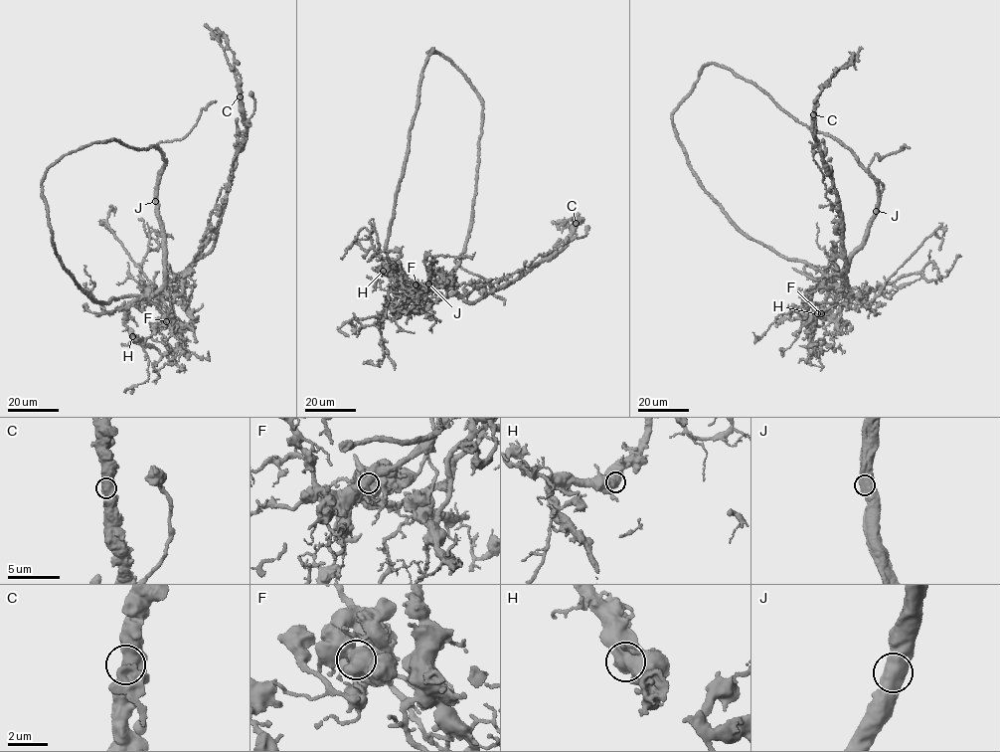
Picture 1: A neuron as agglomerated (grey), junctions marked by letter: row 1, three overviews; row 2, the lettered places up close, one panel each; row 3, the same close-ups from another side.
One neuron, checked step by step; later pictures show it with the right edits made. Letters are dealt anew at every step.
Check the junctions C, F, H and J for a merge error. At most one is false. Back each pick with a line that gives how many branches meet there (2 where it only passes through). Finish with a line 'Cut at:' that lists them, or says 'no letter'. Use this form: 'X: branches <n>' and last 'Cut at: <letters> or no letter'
Cut at: no letter

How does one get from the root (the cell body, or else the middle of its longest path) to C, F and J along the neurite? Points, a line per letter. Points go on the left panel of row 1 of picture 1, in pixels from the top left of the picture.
C: (162, 288), (180, 278), (213, 247), (231, 170), (246, 130), (240, 96)
F: (162, 288), (174, 311), (173, 321), (166, 321)
J: (162, 288), (166, 248), (155, 201)

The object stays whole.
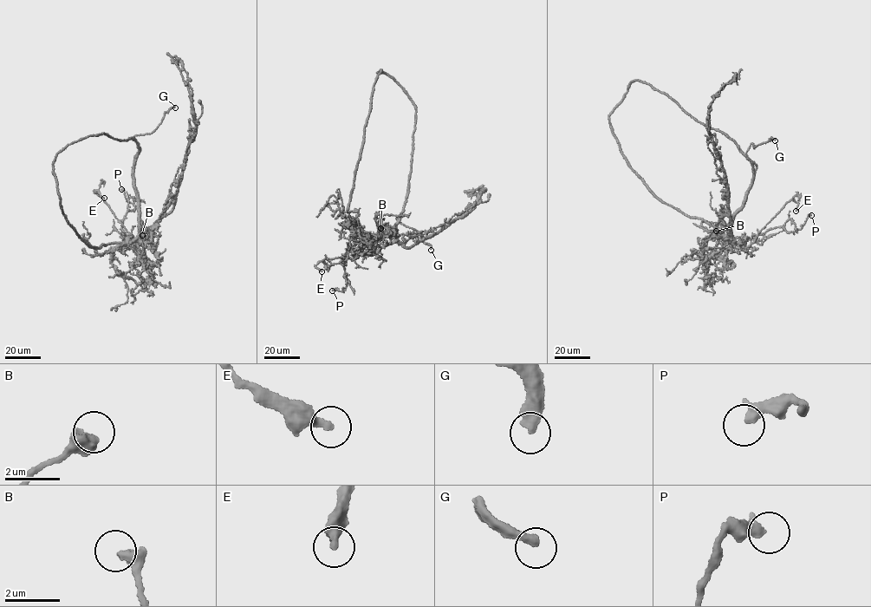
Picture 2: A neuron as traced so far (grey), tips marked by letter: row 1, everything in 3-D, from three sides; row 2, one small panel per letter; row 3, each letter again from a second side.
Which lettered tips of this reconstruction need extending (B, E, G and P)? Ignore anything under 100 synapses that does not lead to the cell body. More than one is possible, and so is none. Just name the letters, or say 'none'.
G

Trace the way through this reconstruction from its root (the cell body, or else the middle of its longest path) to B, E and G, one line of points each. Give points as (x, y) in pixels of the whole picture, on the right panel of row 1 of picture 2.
B: (728, 237), (724, 246), (708, 248), (706, 238), (716, 231)
E: (728, 237), (746, 247), (793, 199), (798, 204), (796, 211)
G: (728, 237), (730, 219), (742, 205), (752, 177), (746, 151), (751, 144), (753, 148), (772, 138), (775, 140)

